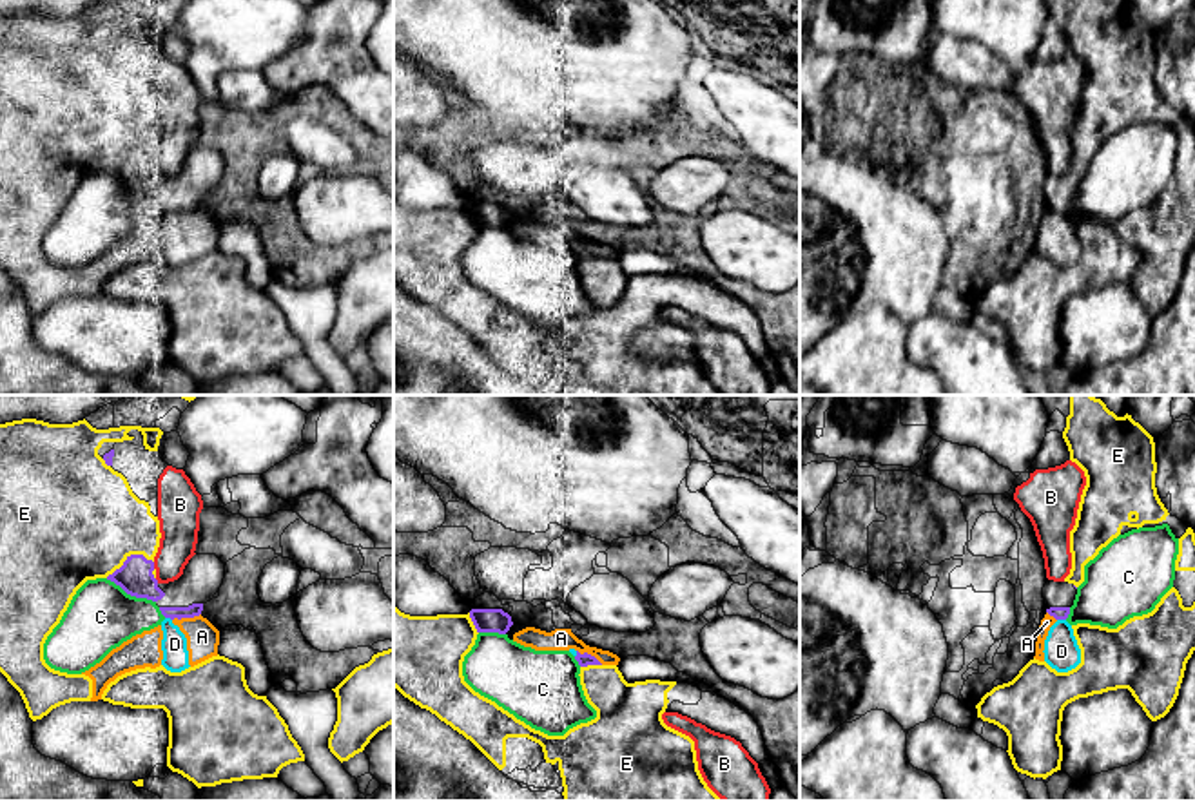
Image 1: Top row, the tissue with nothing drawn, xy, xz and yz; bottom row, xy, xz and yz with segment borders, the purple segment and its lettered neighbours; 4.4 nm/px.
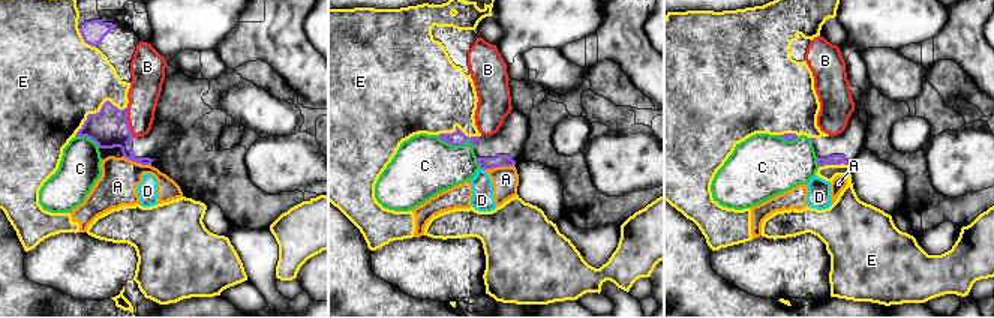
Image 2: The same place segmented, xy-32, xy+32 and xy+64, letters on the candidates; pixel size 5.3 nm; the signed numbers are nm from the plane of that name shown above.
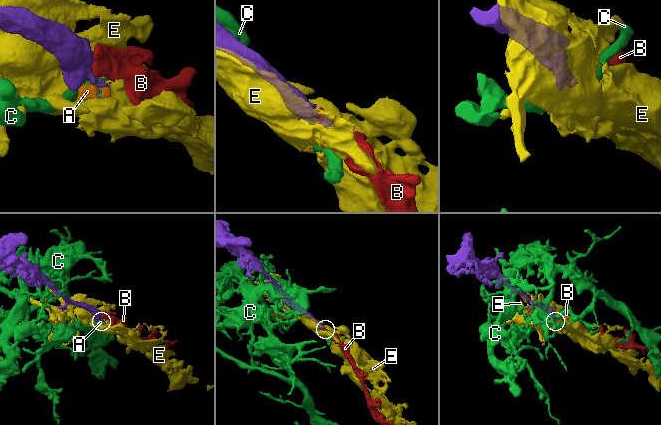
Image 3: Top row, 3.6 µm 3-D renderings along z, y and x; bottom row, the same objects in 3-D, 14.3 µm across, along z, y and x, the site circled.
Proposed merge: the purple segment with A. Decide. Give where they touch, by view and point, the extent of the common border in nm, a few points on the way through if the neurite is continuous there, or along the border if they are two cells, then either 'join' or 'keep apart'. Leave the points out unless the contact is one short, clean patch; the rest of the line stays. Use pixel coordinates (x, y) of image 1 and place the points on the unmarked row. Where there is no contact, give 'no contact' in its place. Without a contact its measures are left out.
meets purple in xy at (185, 211); contact 130 nm long; keep apart

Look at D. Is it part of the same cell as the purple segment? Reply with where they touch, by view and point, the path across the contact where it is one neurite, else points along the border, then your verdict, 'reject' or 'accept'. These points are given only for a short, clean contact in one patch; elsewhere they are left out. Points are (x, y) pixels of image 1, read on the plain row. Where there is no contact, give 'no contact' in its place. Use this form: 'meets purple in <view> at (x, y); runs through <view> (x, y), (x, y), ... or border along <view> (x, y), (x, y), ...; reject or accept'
meets purple in yz at (1061, 212); reject

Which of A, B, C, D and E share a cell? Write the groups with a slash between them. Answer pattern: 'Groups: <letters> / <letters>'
Groups: A D E / B / C

